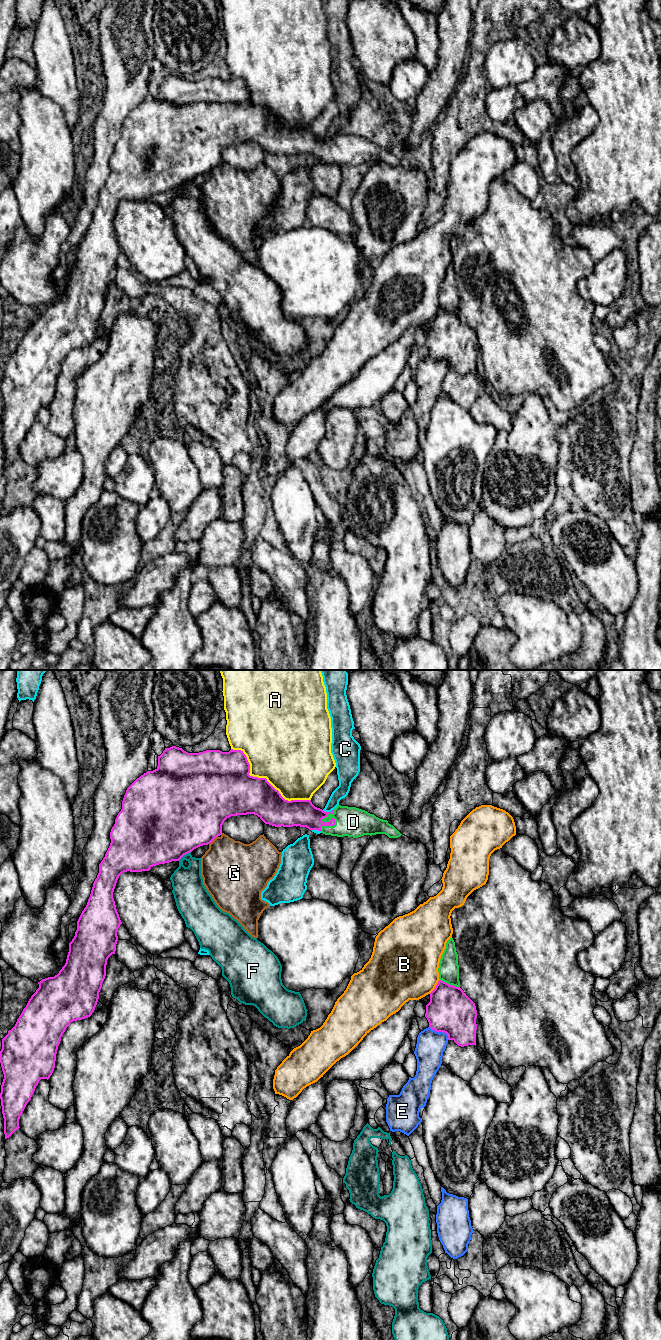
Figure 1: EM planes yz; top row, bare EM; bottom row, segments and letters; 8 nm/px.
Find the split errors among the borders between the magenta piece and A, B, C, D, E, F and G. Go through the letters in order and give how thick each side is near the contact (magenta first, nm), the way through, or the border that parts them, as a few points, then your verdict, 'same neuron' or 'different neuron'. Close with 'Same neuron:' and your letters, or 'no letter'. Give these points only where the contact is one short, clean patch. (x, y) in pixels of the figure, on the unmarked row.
A: 360/480 nm | different neuron
B: 360/460 nm | different neuron
C: 220/100 nm | along yz (333, 137), (330, 139), (322, 138) | different neuron
D: 220/240 nm | same neuron
E: 360/220 nm | different neuron
F: 500/260 nm | different neuron
G: 500/440 nm | different neuron
Same neuron: D

